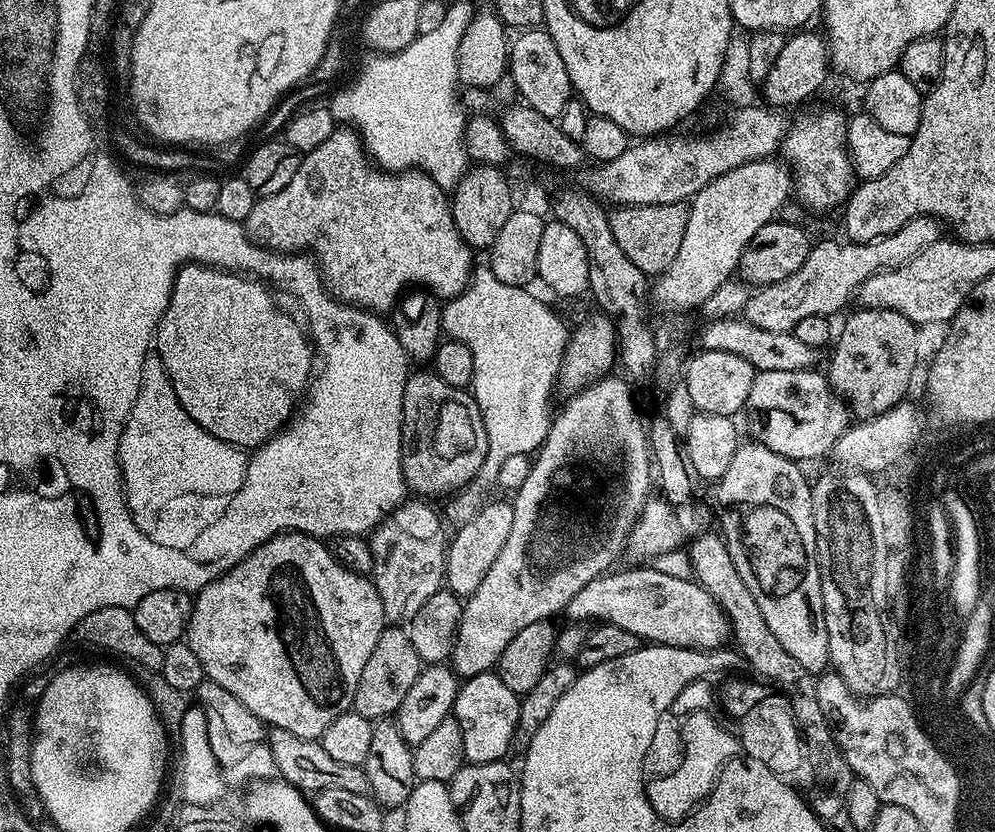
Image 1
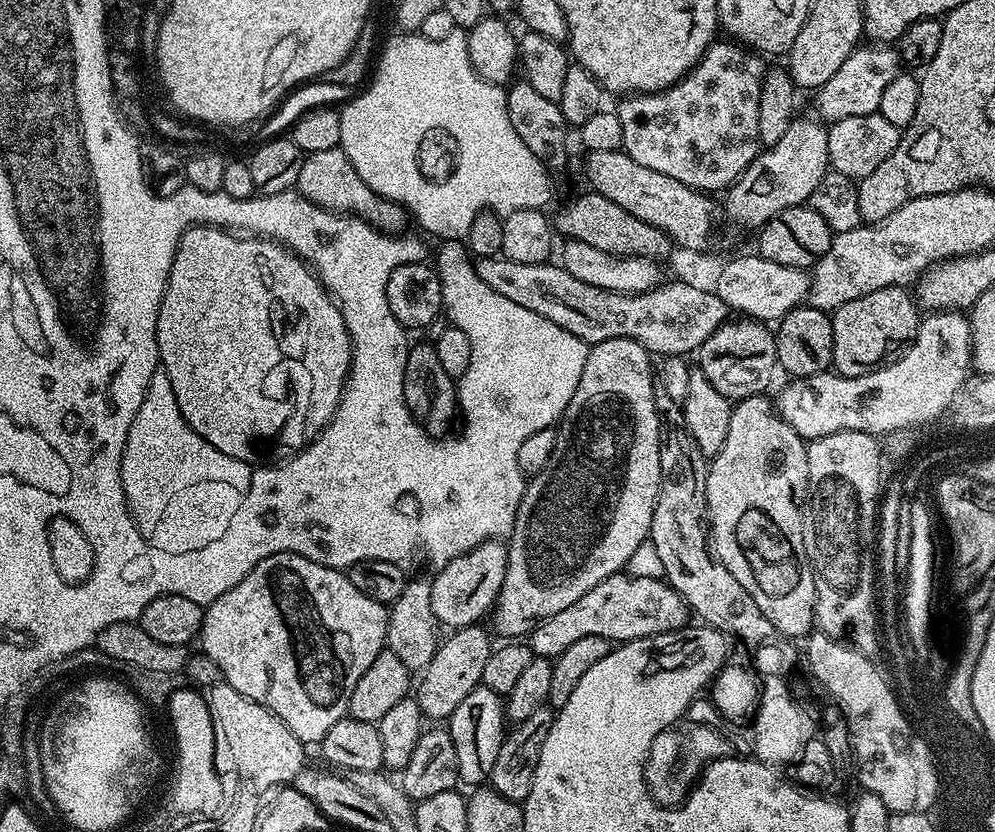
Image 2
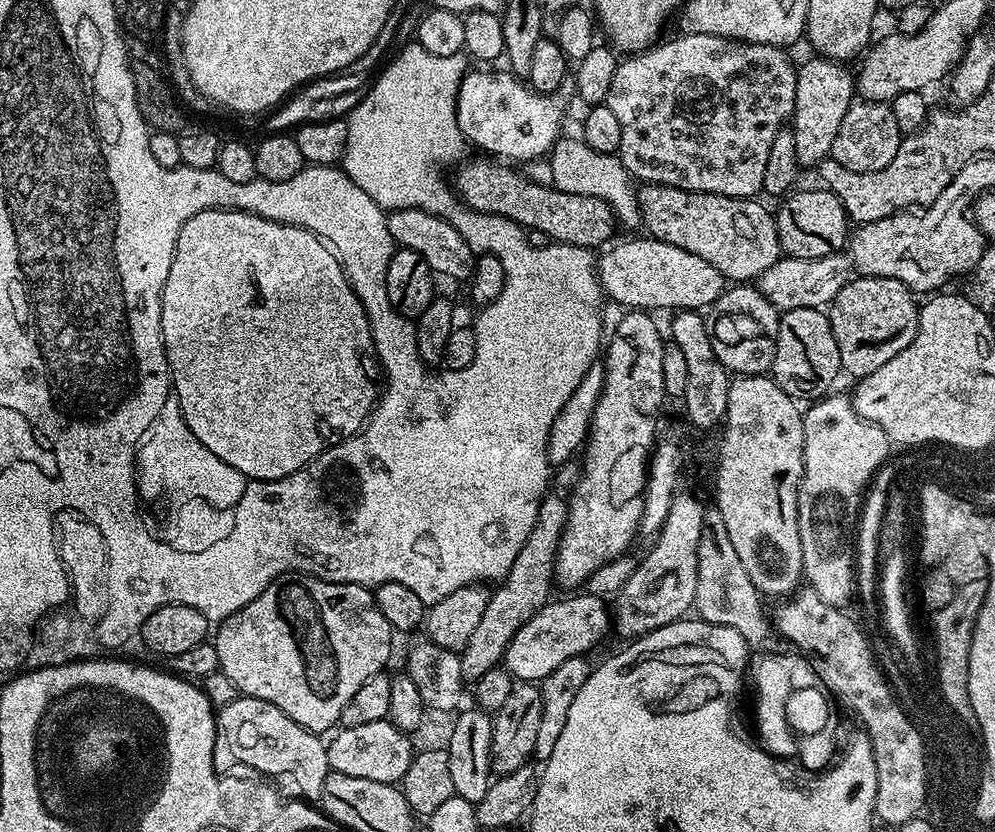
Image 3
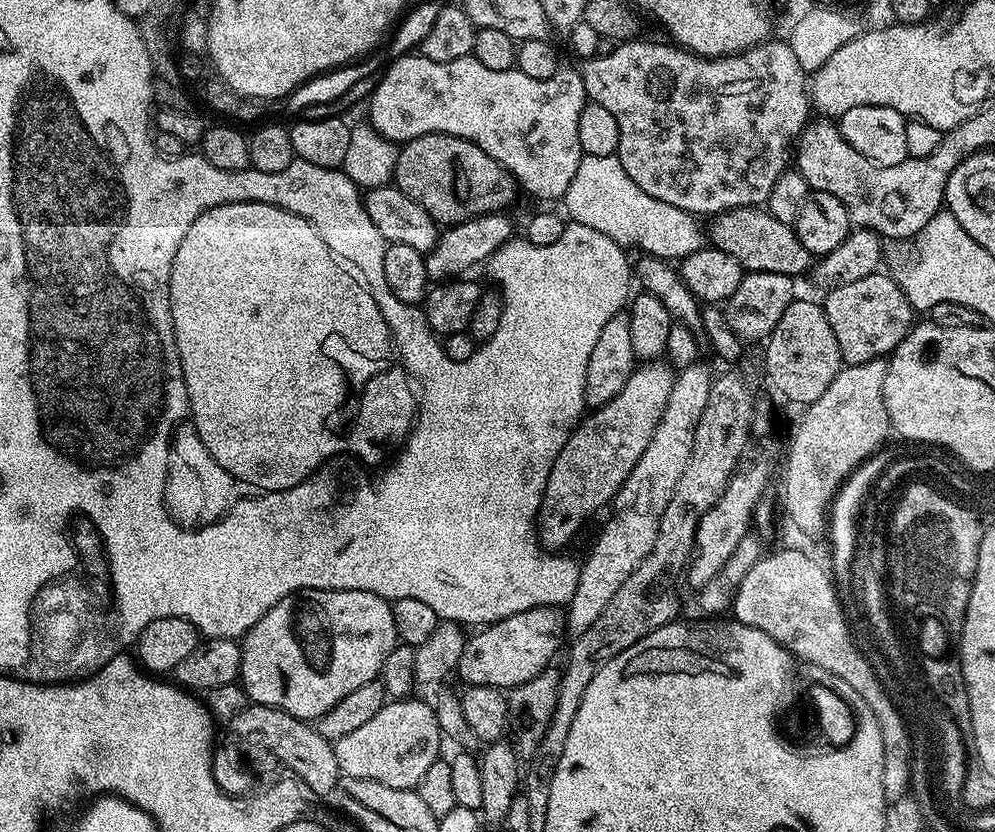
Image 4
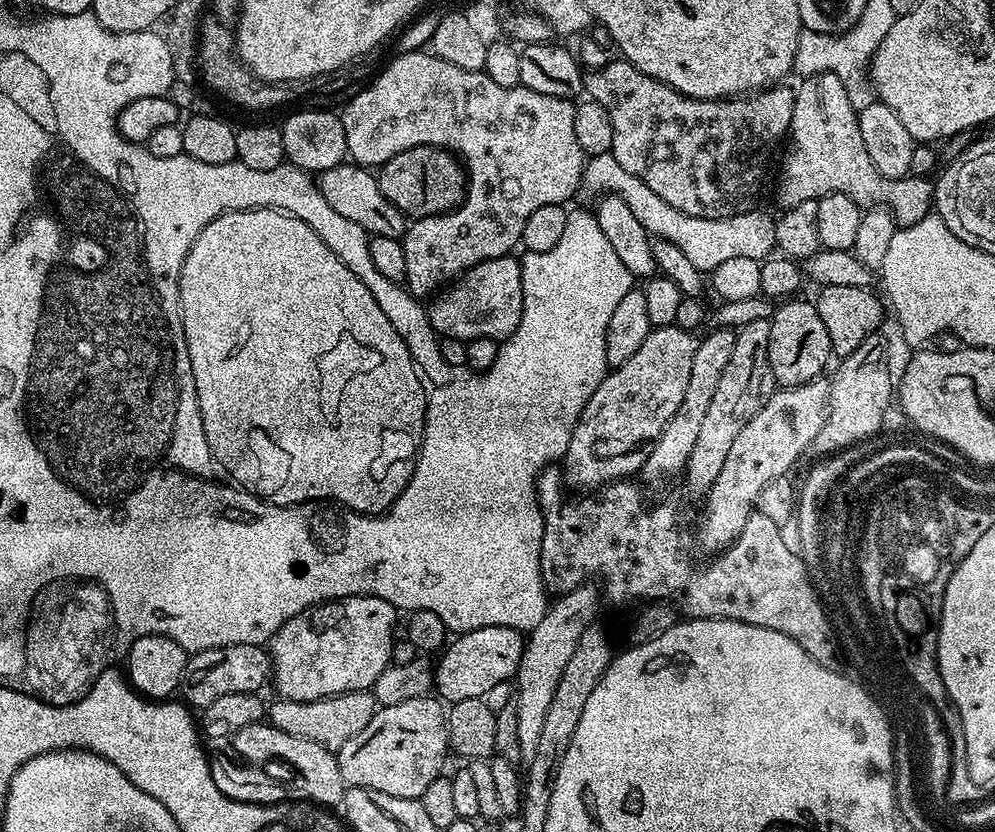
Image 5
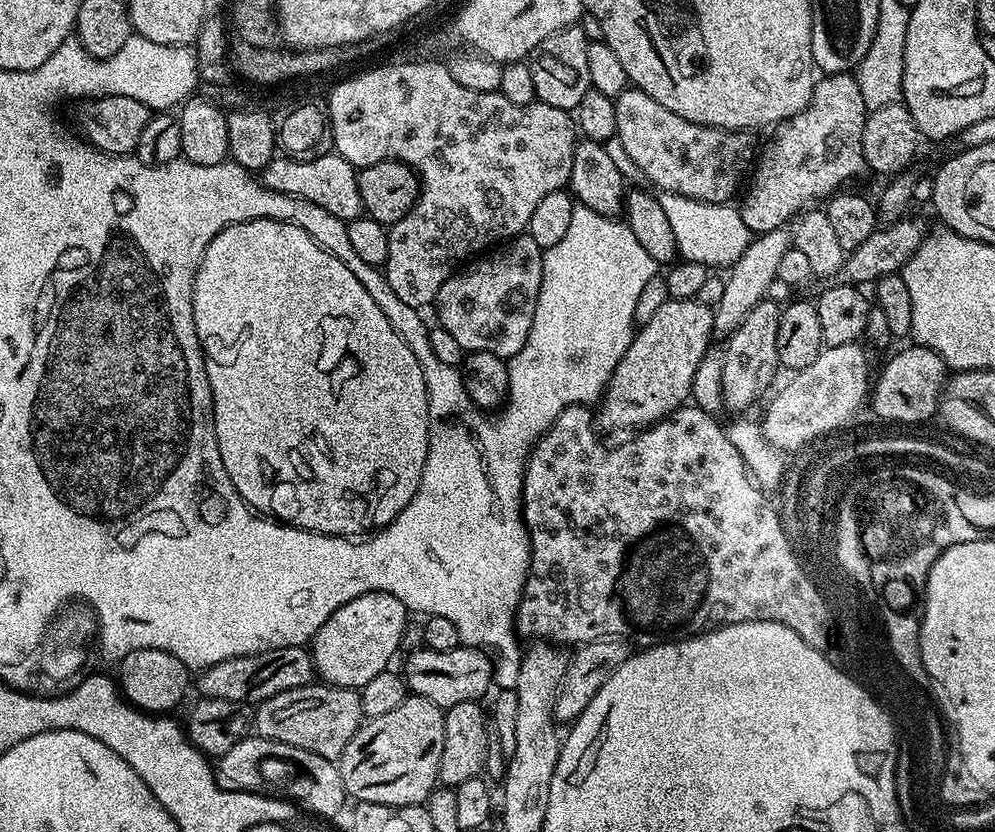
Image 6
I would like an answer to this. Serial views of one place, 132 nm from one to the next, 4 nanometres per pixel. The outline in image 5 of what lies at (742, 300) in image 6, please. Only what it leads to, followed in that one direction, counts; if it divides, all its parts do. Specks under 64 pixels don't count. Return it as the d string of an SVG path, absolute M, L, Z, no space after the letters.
M713 327L713 332L705 340L701 339L694 350L694 363L690 366L690 383L686 385L686 395L682 398L682 406L674 410L674 418L666 422L666 430L652 443L648 449L648 457L642 469L650 483L668 480L671 476L679 477L688 467L690 450L694 450L694 442L698 438L698 430L706 418L706 409L714 398L714 389L718 386L718 378L722 378L722 370L730 362L734 354L736 332L731 328Z

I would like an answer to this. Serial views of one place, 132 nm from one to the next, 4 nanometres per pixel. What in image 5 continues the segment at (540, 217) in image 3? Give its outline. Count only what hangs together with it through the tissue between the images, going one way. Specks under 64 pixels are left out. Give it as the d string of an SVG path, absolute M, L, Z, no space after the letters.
M414 146L394 154L379 165L378 183L382 194L408 218L442 216L464 201L466 169L453 153L434 146Z

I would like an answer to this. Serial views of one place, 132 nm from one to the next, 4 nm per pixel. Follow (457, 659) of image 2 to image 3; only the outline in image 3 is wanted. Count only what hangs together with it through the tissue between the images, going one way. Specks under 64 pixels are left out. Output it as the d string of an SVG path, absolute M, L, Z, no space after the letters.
M545 495L538 518L532 523L522 550L518 550L514 558L514 566L510 566L504 579L491 589L486 602L486 614L482 614L482 622L478 622L474 634L470 634L470 642L466 642L464 651L459 653L461 674L465 681L475 682L482 678L482 674L486 674L486 670L497 667L503 661L510 638L514 638L523 624L530 622L530 618L534 618L534 614L538 614L538 610L542 610L542 606L549 603L553 595L556 551L560 549L560 539L568 521L568 501L563 495L552 495Z

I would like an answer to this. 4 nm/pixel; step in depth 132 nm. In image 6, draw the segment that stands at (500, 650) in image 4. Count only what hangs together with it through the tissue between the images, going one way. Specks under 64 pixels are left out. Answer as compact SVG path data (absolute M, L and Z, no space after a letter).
M461 646L454 650L430 650L413 652L404 664L402 679L407 691L434 702L439 708L458 706L458 702L479 701L480 695L494 684L494 660L487 651Z

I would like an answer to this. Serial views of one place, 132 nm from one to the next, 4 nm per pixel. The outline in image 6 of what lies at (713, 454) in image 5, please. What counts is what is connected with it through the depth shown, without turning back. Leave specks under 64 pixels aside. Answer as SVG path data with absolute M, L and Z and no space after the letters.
M771 298L758 302L746 314L742 326L727 337L728 349L724 352L724 369L720 372L720 388L724 391L724 404L733 414L744 414L747 408L767 390L776 376L778 358L778 322L781 305Z

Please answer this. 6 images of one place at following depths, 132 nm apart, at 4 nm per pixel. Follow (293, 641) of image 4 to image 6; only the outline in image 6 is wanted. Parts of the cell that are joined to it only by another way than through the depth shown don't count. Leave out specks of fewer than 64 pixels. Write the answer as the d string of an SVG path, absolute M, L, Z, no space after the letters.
M367 592L334 610L310 641L315 675L325 684L361 689L389 667L395 652L401 651L404 627L410 613L398 598L385 592Z

